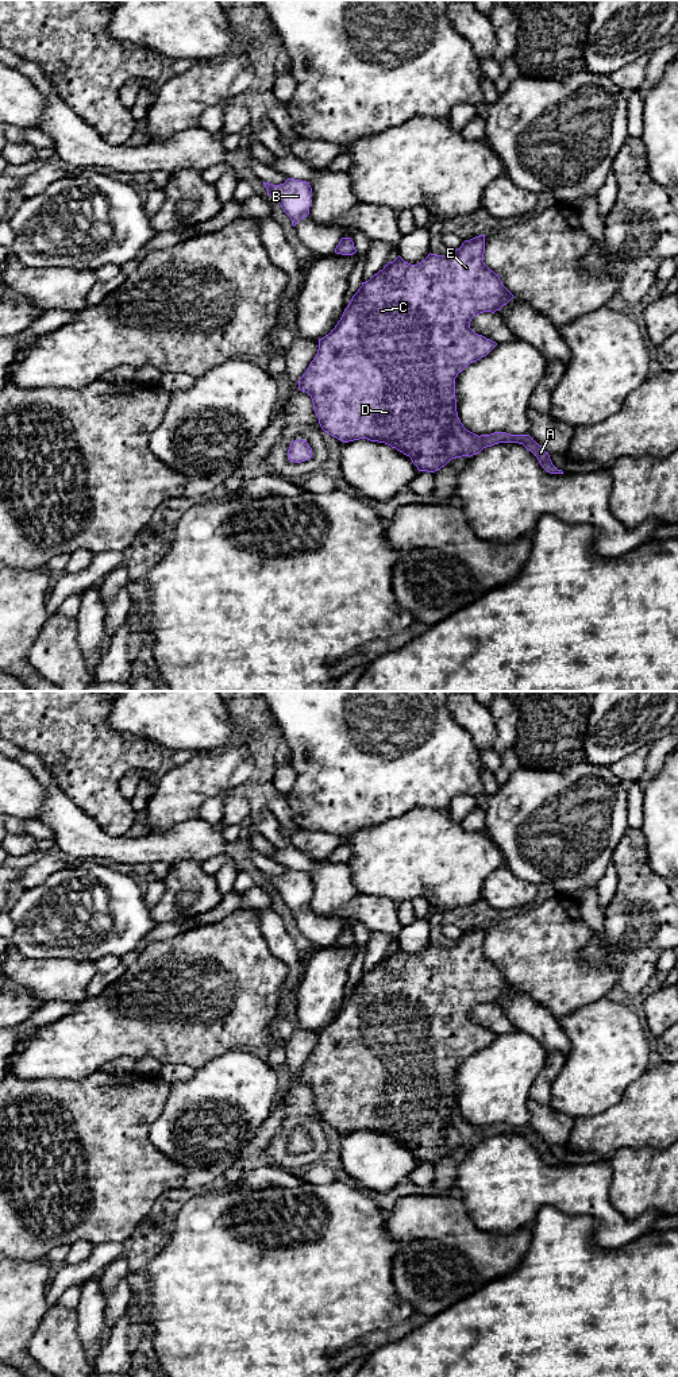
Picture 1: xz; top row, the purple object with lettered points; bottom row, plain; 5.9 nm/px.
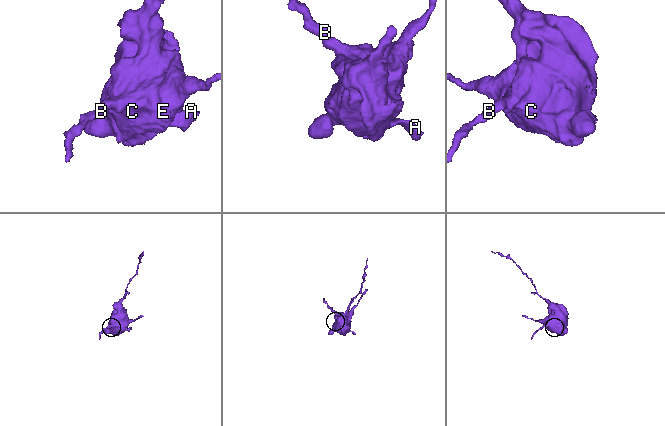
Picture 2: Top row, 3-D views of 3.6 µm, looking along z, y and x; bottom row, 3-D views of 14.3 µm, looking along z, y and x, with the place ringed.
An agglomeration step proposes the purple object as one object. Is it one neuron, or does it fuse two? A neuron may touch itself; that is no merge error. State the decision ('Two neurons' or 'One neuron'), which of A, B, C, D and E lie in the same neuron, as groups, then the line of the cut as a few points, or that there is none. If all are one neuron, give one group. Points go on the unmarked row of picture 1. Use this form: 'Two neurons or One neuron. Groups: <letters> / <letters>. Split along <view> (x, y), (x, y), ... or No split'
One neuron. Groups: A B C D E. No split

